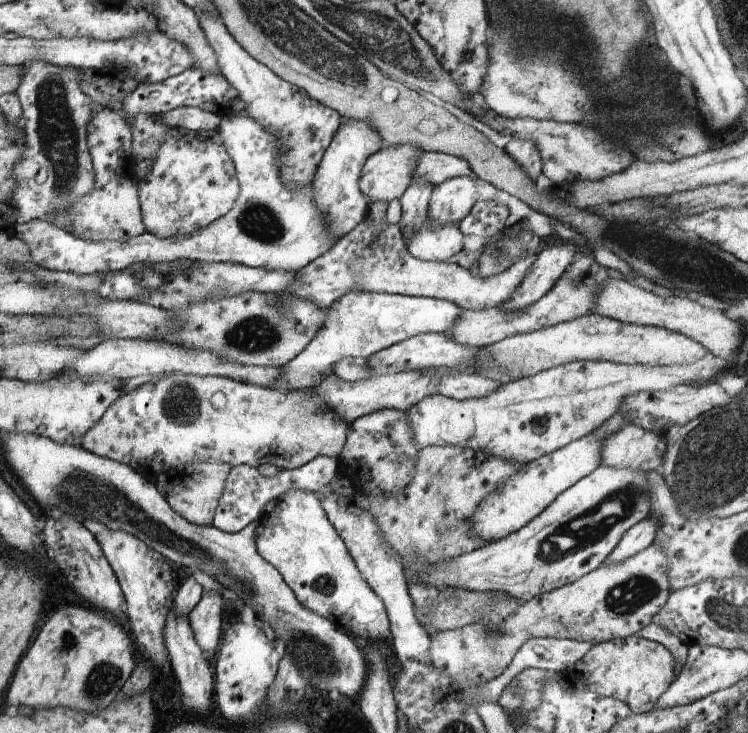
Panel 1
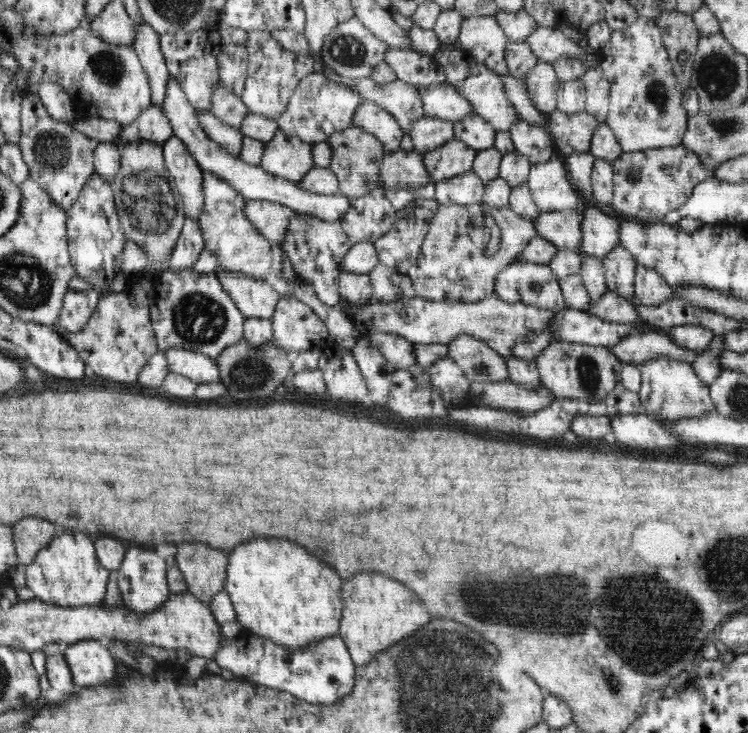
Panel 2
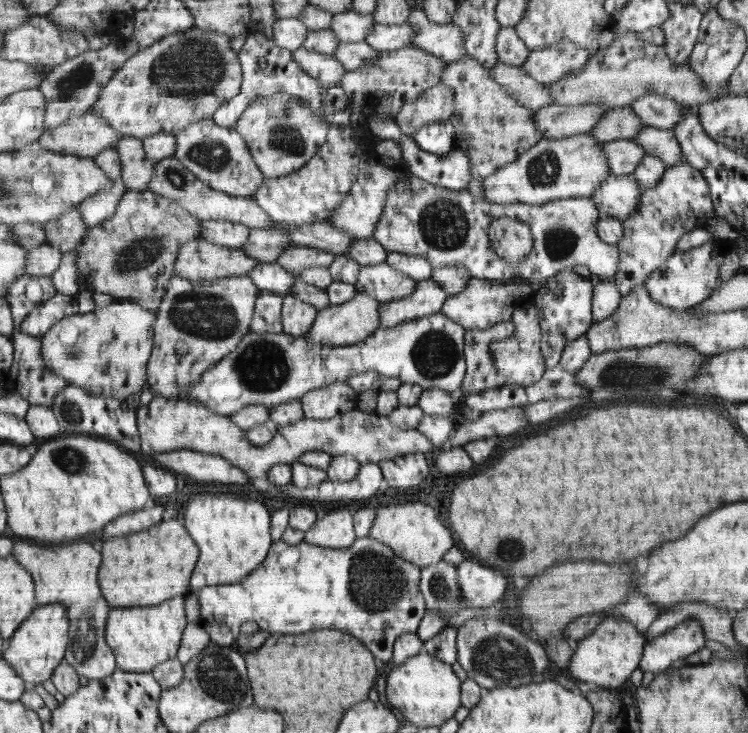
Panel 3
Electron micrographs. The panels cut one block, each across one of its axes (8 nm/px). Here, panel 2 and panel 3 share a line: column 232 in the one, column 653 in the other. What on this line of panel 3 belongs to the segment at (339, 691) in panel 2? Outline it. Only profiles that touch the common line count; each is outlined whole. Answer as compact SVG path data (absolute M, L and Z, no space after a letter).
M696 619L677 622L675 627L669 628L665 633L651 635L646 642L645 652L641 658L639 669L645 672L664 673L681 664L683 660L694 652L700 652L704 648L705 629Z

